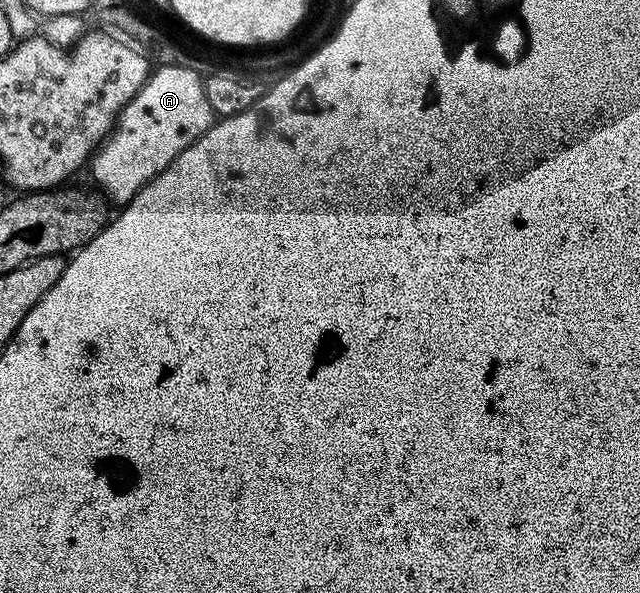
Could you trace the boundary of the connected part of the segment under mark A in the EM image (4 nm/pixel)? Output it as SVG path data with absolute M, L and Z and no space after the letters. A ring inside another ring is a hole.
M160 64L148 77L147 82L137 91L137 95L123 109L110 137L91 154L89 170L94 184L101 190L104 198L122 207L137 196L149 182L170 167L190 145L203 136L213 124L213 114L209 99L205 99L204 78L199 77L191 65Z

